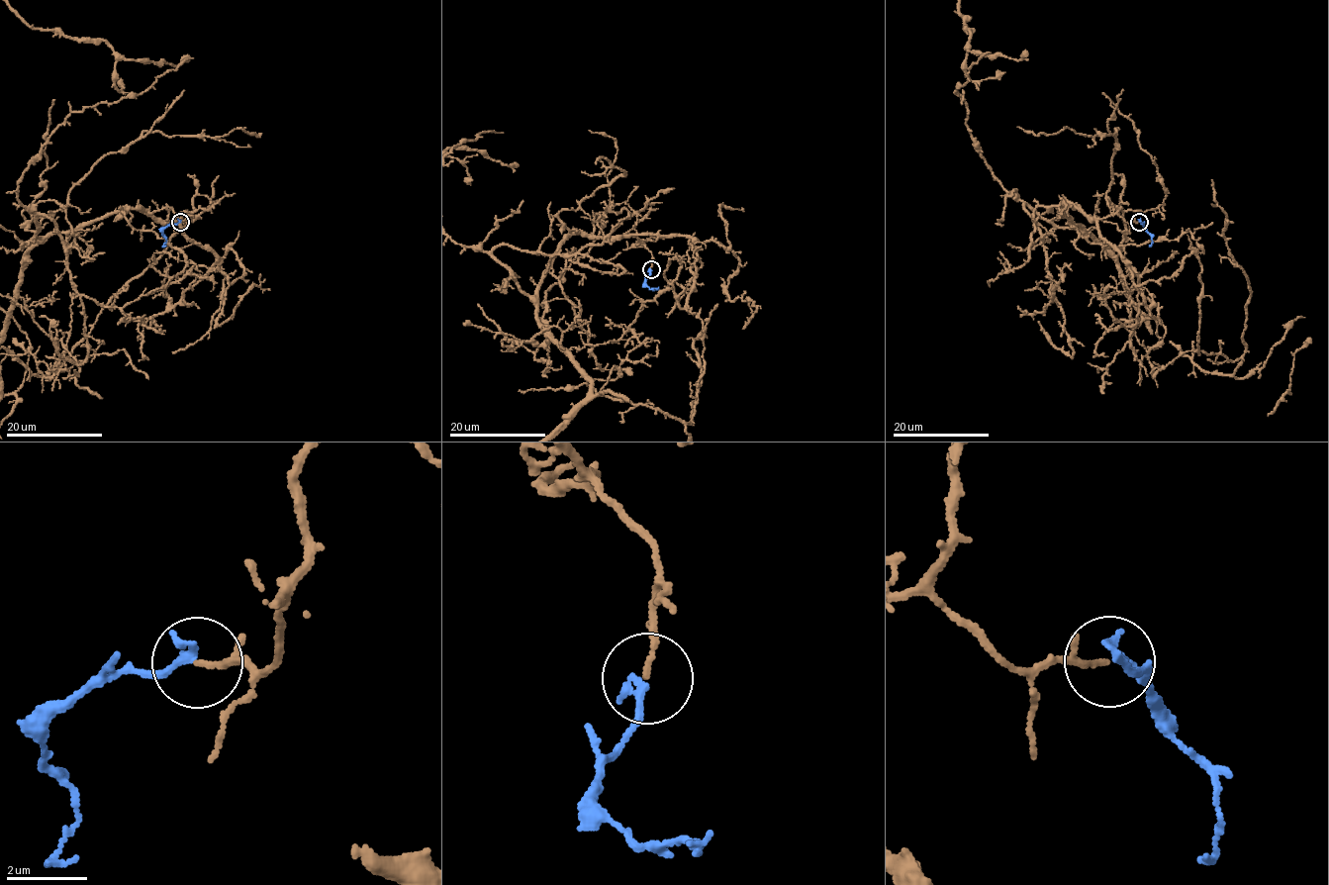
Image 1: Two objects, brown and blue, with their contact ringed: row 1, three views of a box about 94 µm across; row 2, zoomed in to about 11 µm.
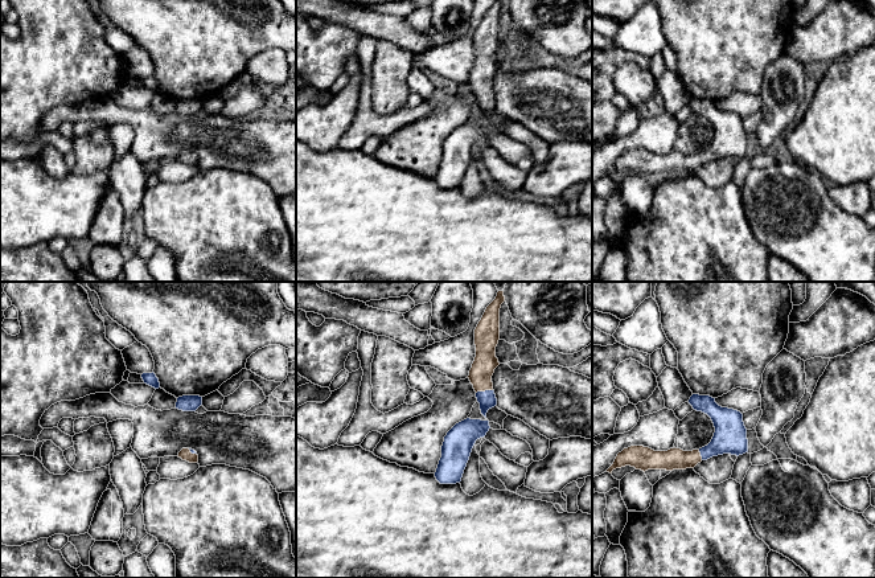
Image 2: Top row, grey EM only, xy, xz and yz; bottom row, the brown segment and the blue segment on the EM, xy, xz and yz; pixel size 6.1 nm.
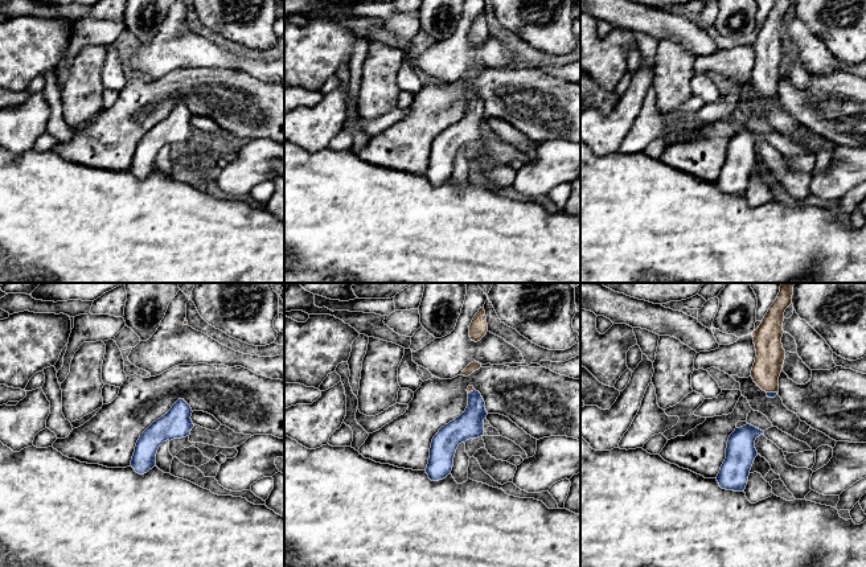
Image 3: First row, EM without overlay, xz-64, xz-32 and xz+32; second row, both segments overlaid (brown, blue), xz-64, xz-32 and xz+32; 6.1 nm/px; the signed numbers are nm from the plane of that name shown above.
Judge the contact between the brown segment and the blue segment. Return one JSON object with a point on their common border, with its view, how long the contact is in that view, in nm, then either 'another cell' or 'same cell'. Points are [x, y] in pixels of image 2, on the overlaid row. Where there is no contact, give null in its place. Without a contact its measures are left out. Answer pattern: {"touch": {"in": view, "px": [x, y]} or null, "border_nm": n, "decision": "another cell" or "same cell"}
{"touch": {"in": "xz", "px": [484, 390]}, "border_nm": 110, "decision": "same cell"}

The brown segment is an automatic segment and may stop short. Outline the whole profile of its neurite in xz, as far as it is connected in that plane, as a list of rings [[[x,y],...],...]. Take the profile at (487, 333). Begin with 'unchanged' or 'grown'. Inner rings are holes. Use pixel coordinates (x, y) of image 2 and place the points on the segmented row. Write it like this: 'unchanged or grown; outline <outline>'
grown; outline [[[498,291],[475,329],[476,357],[468,378],[473,385],[481,414],[485,418],[488,410],[497,405],[492,376],[500,365],[496,357],[496,347],[500,340],[500,308],[504,302],[504,291]]]

